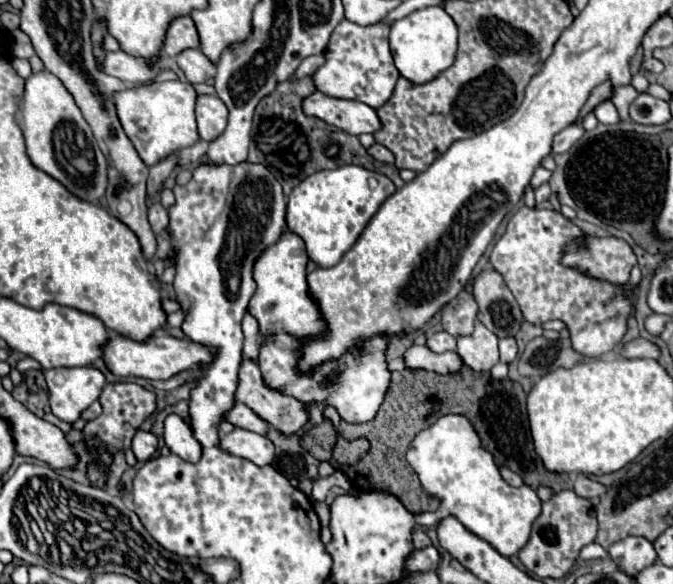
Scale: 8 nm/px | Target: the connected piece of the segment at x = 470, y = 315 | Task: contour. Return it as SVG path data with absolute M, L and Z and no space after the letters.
M463 290L441 310L441 324L443 330L449 332L451 336L471 334L475 316L477 316L477 302L471 290Z

